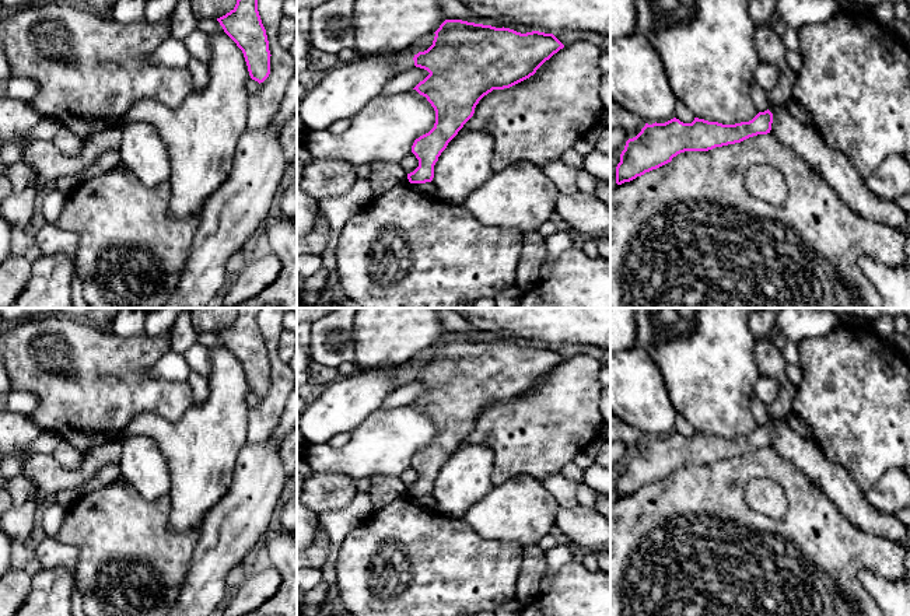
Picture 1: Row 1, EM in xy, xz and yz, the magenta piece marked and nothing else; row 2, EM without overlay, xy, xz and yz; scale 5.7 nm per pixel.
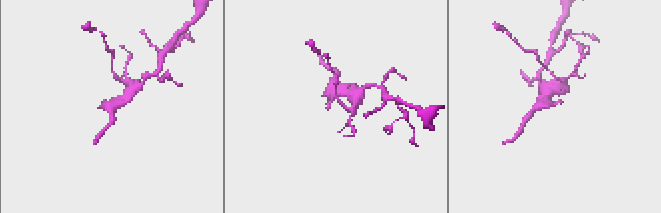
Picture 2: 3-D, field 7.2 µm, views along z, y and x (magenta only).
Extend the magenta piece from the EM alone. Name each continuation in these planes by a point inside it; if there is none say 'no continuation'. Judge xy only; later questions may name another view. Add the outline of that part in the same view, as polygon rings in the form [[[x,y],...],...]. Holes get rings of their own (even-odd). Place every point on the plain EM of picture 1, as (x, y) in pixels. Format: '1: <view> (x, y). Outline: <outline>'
no continuation

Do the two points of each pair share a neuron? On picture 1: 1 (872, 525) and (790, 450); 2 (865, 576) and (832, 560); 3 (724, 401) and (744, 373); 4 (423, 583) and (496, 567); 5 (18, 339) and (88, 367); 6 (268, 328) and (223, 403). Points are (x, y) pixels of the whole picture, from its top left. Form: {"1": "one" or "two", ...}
{"1": "one", "2": "two", "3": "one", "4": "one", "5": "one", "6": "two"}

